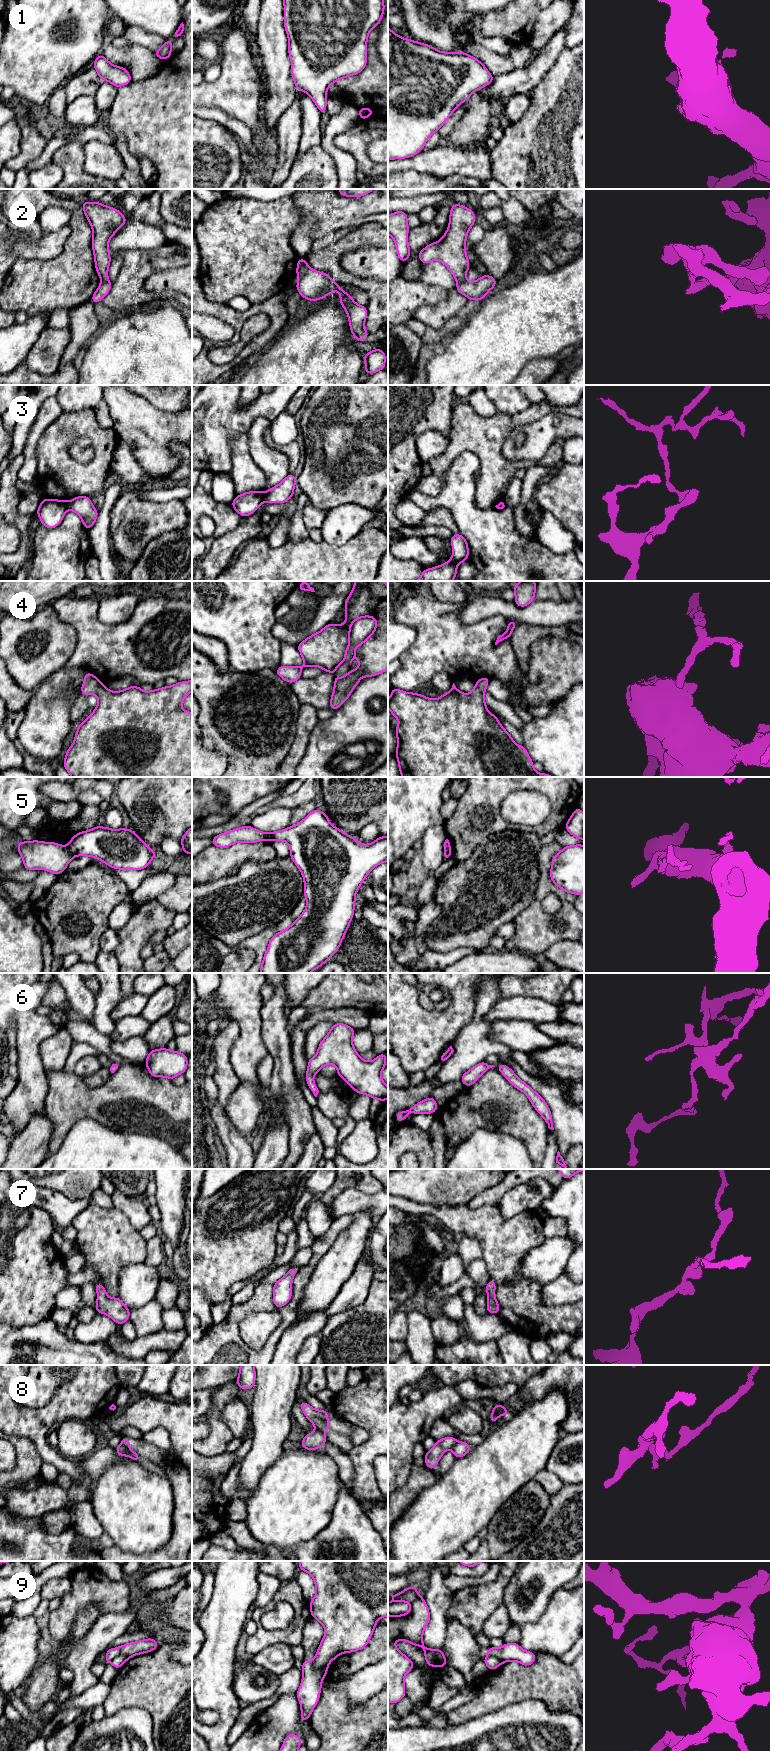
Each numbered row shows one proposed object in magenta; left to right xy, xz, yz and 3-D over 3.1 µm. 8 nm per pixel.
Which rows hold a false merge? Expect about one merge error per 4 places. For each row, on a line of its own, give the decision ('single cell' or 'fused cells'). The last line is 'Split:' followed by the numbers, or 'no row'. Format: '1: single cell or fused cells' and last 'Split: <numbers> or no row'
1: single cell
2: fused cells
3: fused cells
4: single cell
5: fused cells
6: single cell
7: single cell
8: fused cells
9: fused cells
Split: 2, 3, 5, 8, 9

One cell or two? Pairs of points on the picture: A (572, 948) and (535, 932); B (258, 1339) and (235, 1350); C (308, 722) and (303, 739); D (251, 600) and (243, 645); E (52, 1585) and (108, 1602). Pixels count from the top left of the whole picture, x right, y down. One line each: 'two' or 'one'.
A: two
B: two
C: one
D: one
E: two

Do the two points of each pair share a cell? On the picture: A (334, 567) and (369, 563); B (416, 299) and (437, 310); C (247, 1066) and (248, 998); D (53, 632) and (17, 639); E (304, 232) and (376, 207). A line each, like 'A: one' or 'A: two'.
A: one
B: two
C: one
D: one
E: two

